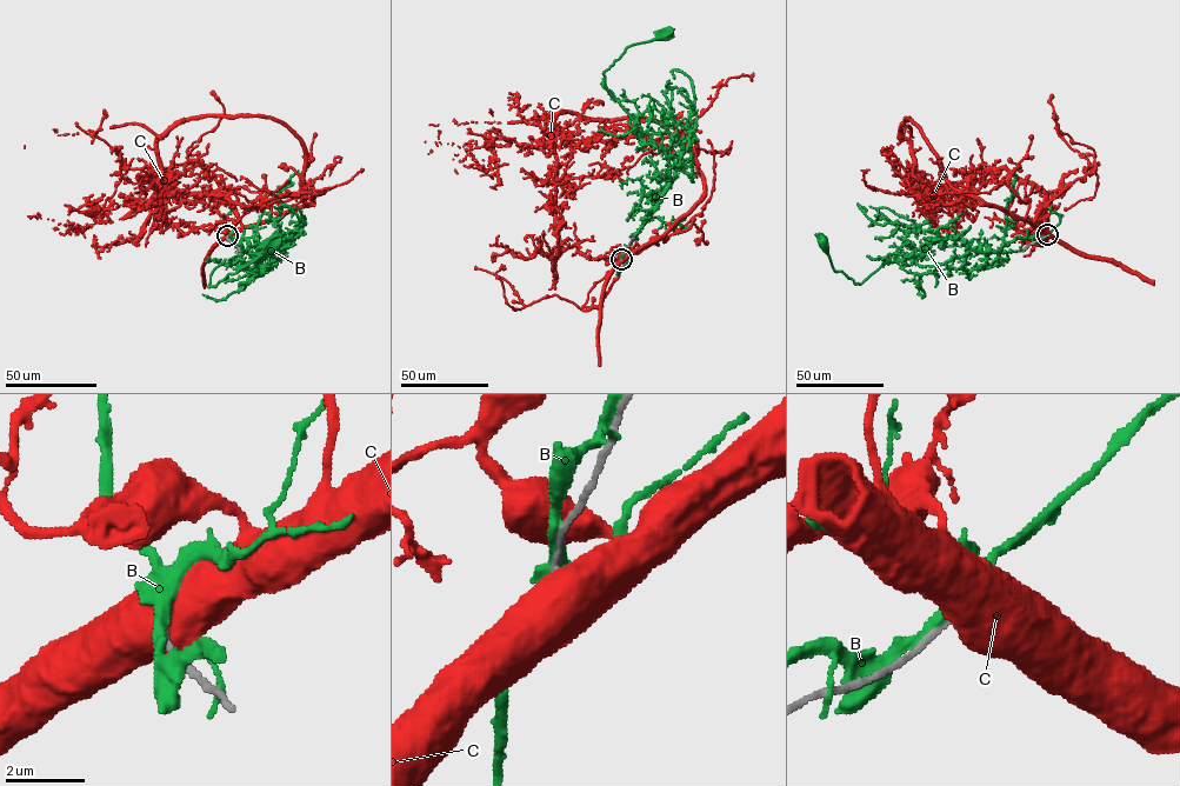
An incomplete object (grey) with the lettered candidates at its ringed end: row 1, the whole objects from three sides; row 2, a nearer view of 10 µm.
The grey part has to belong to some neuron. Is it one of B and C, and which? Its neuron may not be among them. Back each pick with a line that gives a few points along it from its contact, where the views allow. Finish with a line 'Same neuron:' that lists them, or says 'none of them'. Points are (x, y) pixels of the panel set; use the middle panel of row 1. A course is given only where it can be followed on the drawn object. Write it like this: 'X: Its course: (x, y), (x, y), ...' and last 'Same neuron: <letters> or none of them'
Same neuron: none of them

